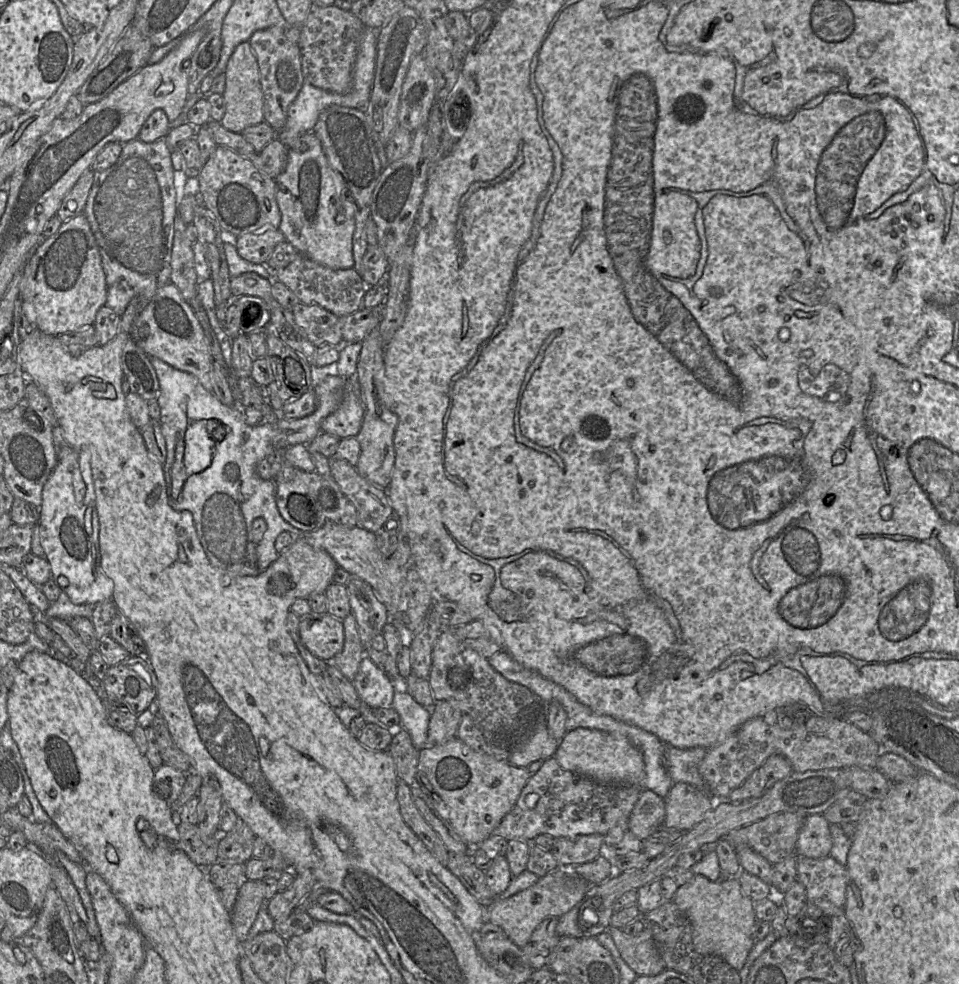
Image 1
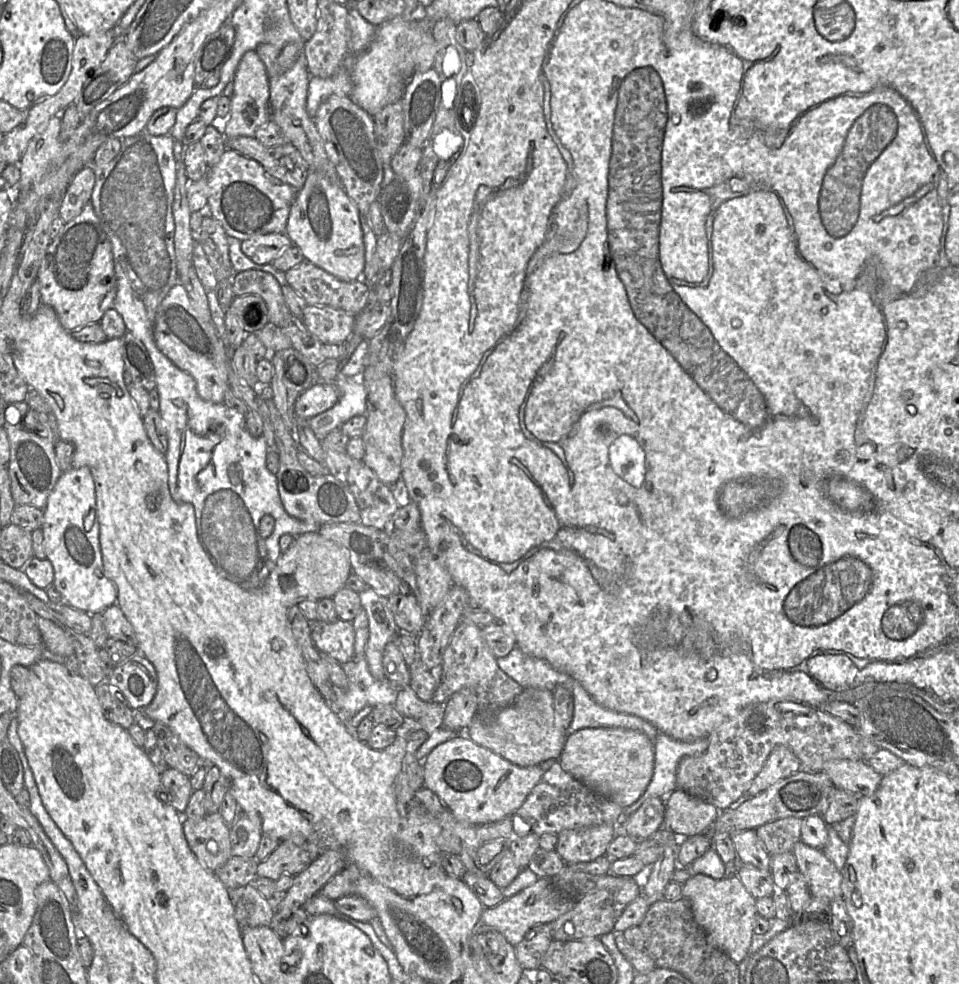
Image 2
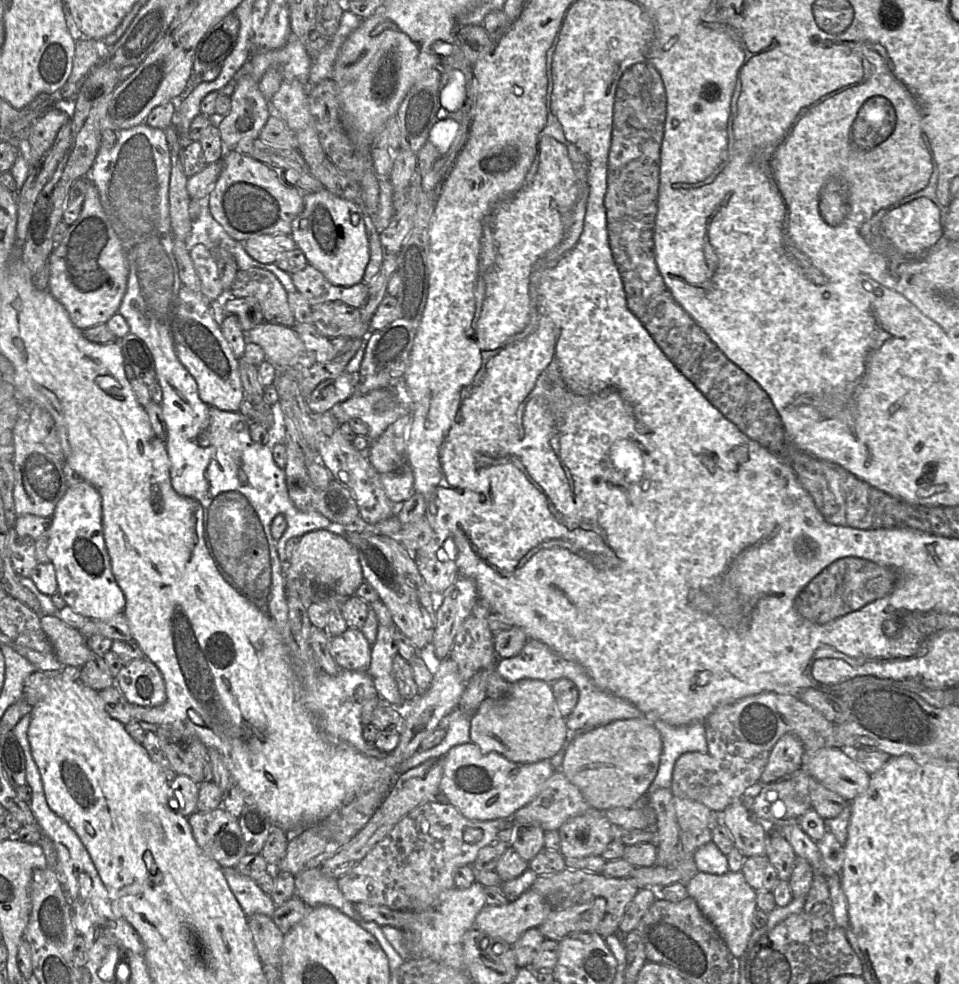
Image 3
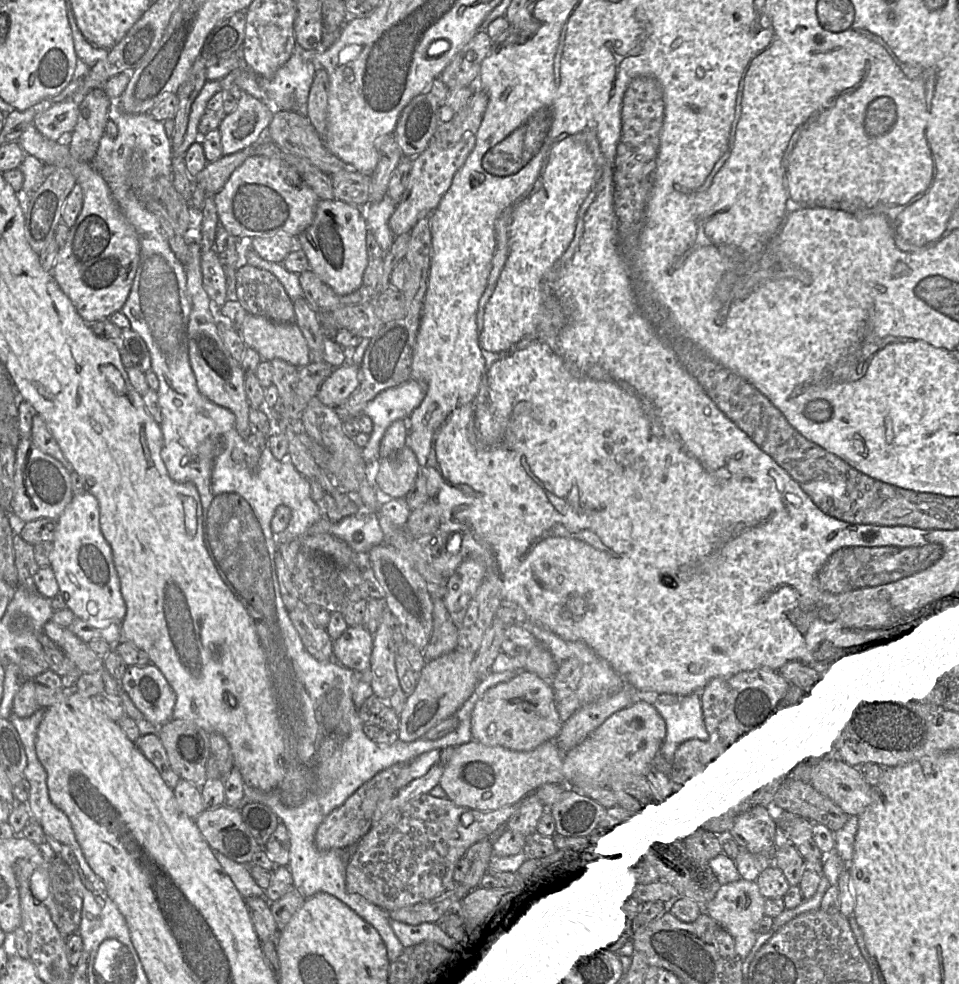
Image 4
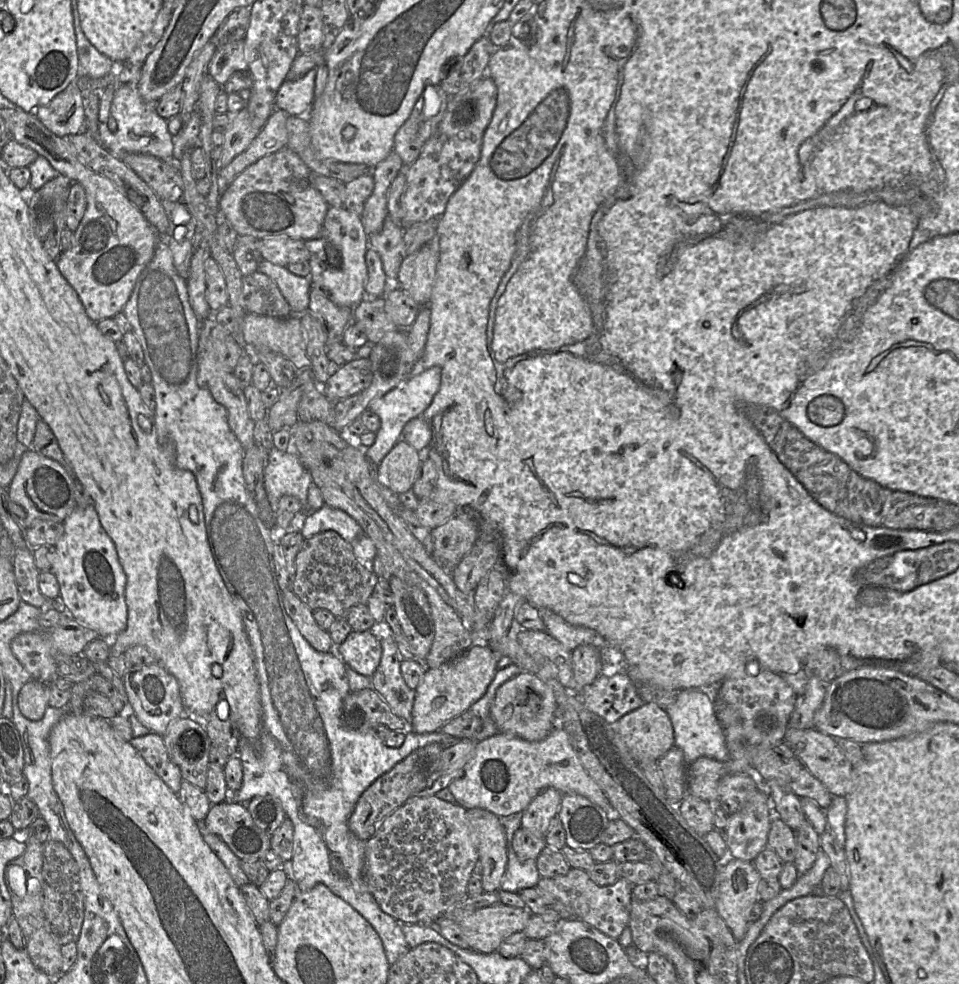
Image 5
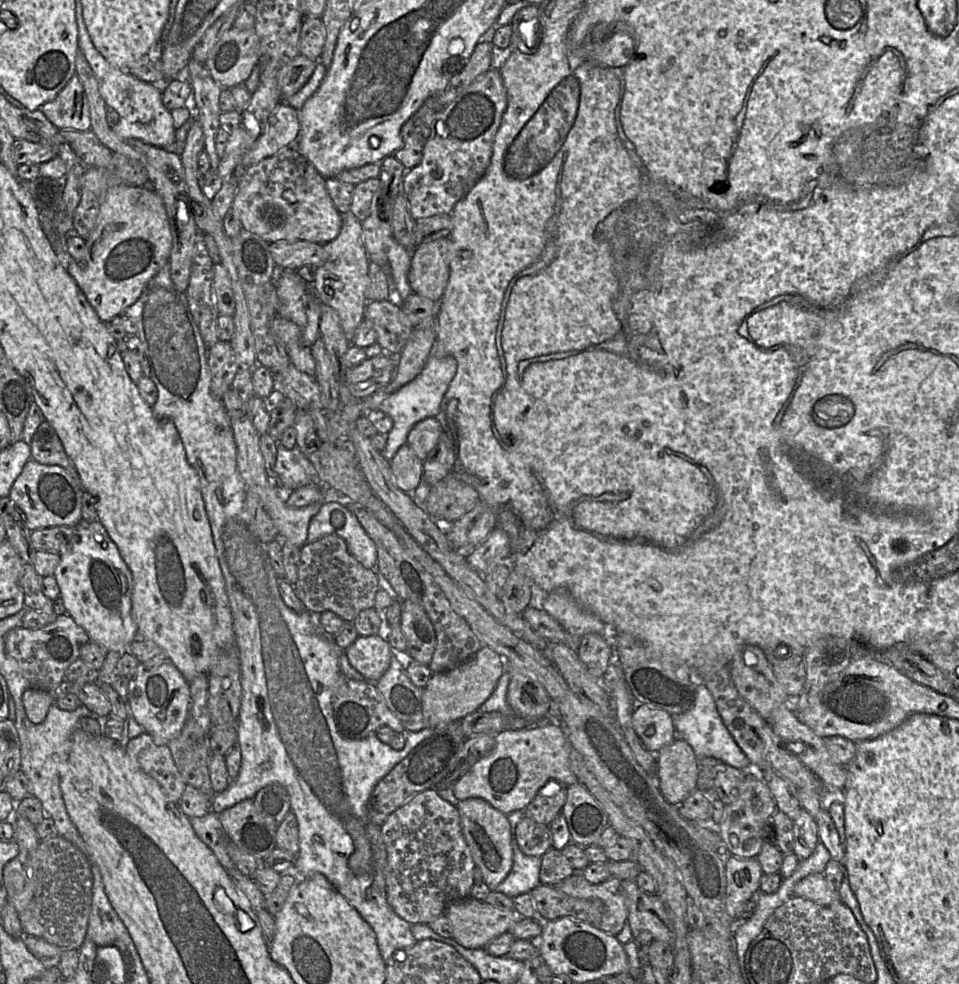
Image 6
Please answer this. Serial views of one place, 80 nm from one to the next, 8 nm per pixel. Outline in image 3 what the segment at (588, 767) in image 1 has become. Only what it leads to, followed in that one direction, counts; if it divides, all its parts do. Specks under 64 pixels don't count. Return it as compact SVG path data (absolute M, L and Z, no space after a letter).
M654 717L617 720L574 737L567 745L562 772L582 793L590 807L604 812L609 808L634 806L647 792L659 767L663 742L653 723Z

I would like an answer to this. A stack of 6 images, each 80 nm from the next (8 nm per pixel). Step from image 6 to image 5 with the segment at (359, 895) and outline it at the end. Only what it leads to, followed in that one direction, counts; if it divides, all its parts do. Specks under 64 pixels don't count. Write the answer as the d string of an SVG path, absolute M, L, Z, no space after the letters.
M159 237L153 258L137 278L123 313L142 345L145 363L152 372L159 444L173 442L176 466L192 472L196 477L203 500L210 549L232 600L241 613L254 656L263 730L256 739L240 739L238 755L242 761L243 781L238 791L228 790L226 800L247 804L258 796L272 796L280 801L286 817L294 826L293 856L283 864L288 878L295 880L300 891L308 891L322 883L350 904L380 937L386 959L391 966L410 950L401 927L406 923L400 923L383 912L367 884L359 883L359 874L362 873L363 876L366 842L351 833L348 818L362 793L413 751L431 743L439 743L447 748L460 739L440 731L424 734L411 731L406 734L402 746L393 748L386 746L383 740L370 731L352 732L342 726L342 703L350 692L346 665L335 650L327 653L316 651L285 610L273 558L274 545L278 542L277 534L261 520L257 505L246 487L243 475L245 449L229 426L227 409L215 401L208 389L197 383L197 349L202 323L194 313L189 300L187 280L176 270L165 237Z

